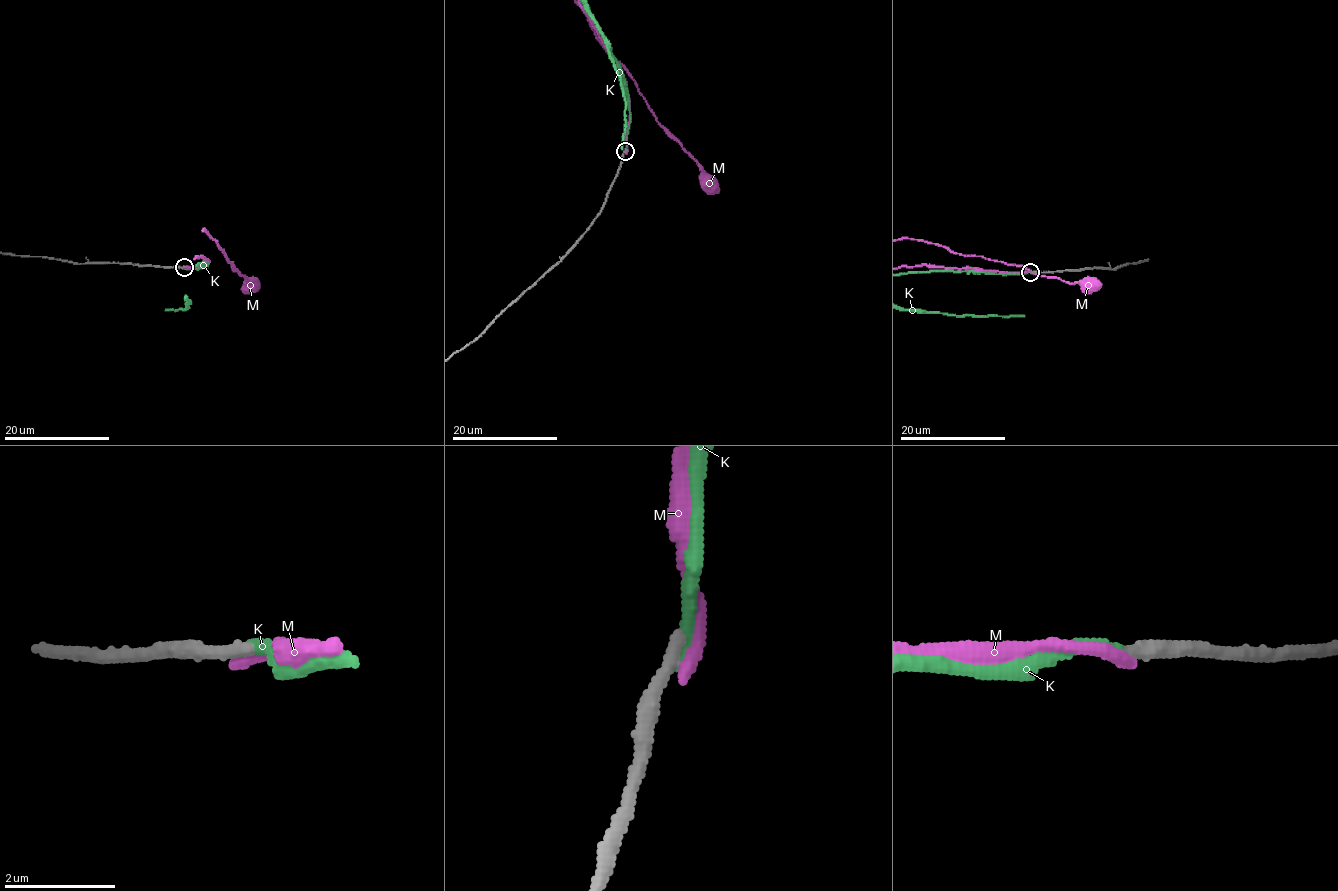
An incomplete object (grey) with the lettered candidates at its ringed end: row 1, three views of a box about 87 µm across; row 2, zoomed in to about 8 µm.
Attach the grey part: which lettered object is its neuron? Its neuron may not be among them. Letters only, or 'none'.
K

